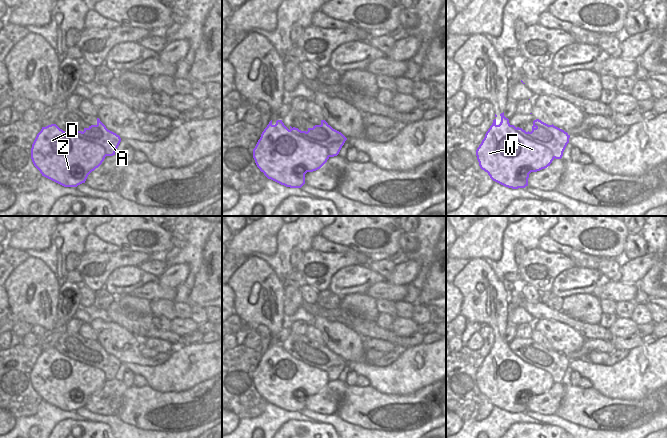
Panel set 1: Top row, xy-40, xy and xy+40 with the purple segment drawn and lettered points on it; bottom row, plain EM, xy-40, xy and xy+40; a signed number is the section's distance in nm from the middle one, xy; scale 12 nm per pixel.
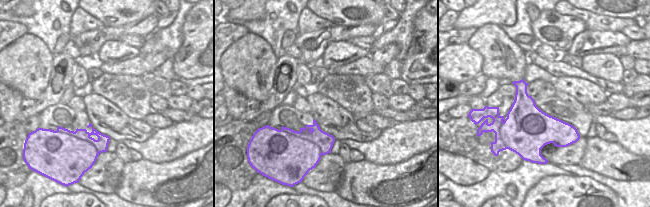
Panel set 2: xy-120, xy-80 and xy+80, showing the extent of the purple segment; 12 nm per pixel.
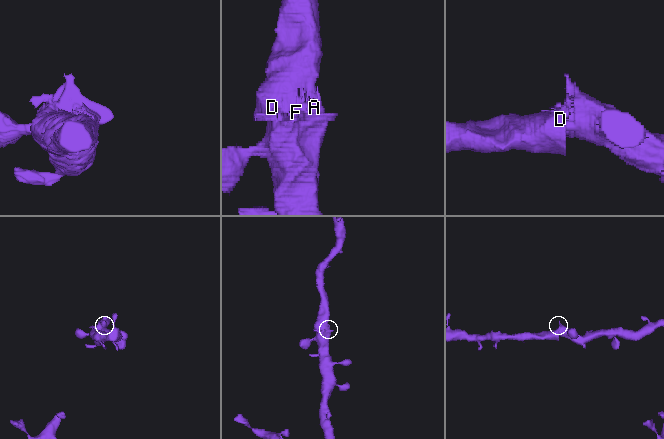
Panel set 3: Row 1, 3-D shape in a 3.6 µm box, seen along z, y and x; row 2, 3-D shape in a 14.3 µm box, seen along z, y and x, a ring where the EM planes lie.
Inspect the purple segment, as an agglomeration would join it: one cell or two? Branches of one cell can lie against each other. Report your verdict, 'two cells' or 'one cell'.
one cell

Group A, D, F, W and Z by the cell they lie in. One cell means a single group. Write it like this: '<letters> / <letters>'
A D F W Z

